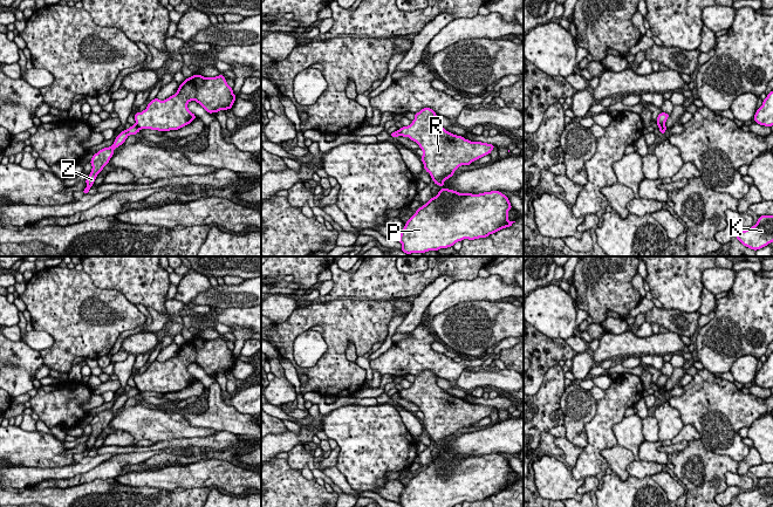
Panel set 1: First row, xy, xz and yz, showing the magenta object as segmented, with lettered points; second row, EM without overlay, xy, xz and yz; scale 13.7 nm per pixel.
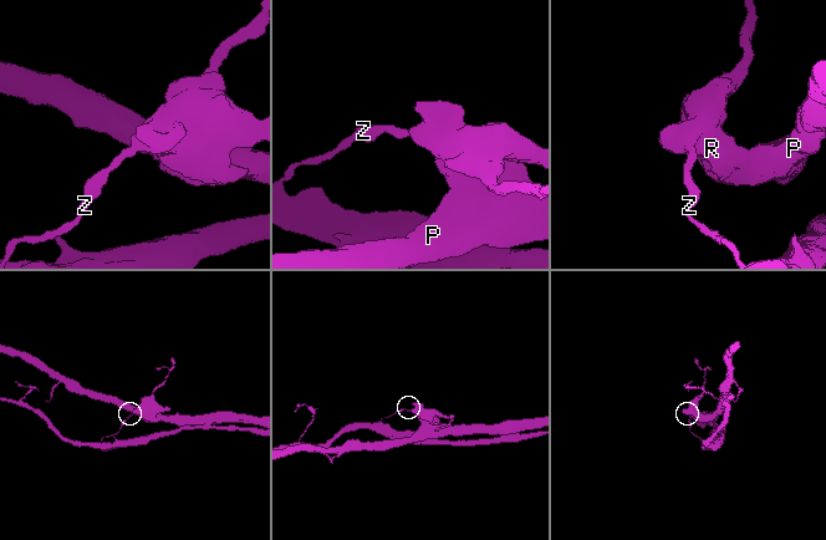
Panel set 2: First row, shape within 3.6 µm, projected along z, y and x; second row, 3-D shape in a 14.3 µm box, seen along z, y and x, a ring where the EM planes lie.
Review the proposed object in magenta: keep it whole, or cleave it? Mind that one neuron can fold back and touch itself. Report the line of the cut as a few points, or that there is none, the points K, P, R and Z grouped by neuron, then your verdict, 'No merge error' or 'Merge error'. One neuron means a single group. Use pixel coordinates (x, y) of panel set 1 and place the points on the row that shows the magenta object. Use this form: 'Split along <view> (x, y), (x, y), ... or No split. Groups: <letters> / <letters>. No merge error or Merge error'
Split along xy (135, 124), (139, 129). Groups: K Z / P R. Merge error

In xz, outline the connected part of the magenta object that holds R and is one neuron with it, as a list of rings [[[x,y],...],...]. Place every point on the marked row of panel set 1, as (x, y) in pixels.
[[[424,108],[415,115],[409,126],[399,129],[401,136],[409,137],[419,145],[425,171],[430,173],[435,184],[442,187],[446,179],[454,176],[453,172],[459,166],[470,165],[473,160],[490,155],[495,146],[471,142],[446,131],[437,123],[437,114],[430,108]]]

